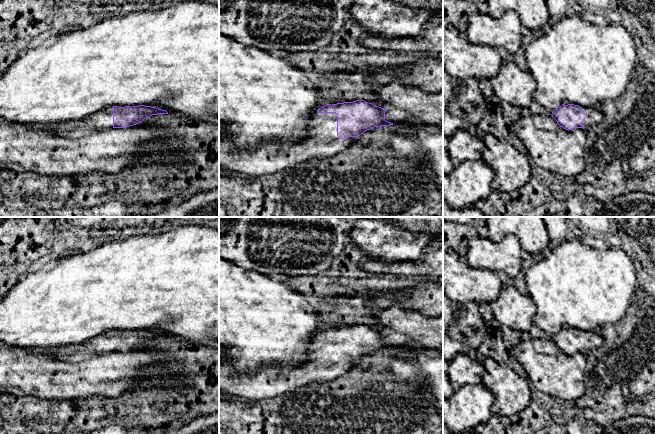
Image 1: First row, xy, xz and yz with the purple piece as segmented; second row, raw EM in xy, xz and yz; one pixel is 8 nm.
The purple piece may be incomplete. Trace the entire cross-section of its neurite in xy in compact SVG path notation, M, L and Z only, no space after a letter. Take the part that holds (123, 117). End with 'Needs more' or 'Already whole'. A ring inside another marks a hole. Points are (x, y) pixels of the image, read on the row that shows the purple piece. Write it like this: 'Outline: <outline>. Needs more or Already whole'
Outline: M145 105L108 106L80 120L50 126L49 129L59 135L77 139L104 130L133 126L152 115L158 114L168 114L168 112Z. Needs more

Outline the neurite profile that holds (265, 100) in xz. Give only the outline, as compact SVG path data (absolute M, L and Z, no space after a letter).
M219 31L219 124L228 122L224 131L219 132L221 142L228 141L244 147L268 143L299 144L308 133L313 114L327 104L319 96L316 84L307 78L305 70L260 48L241 44Z

